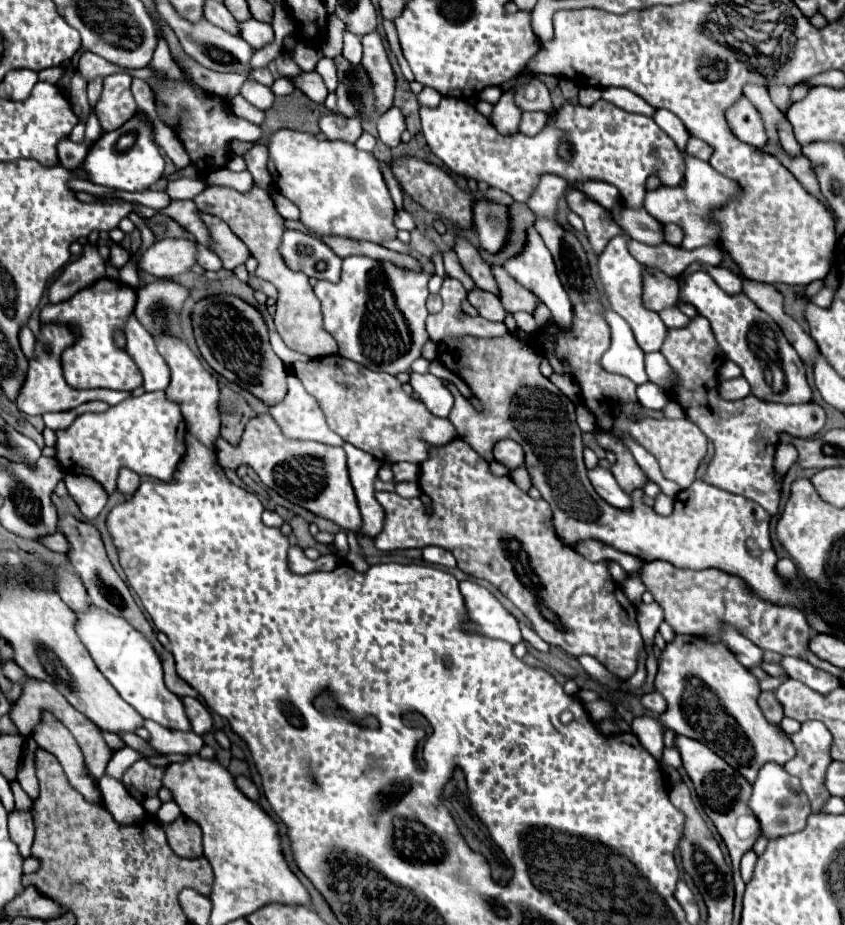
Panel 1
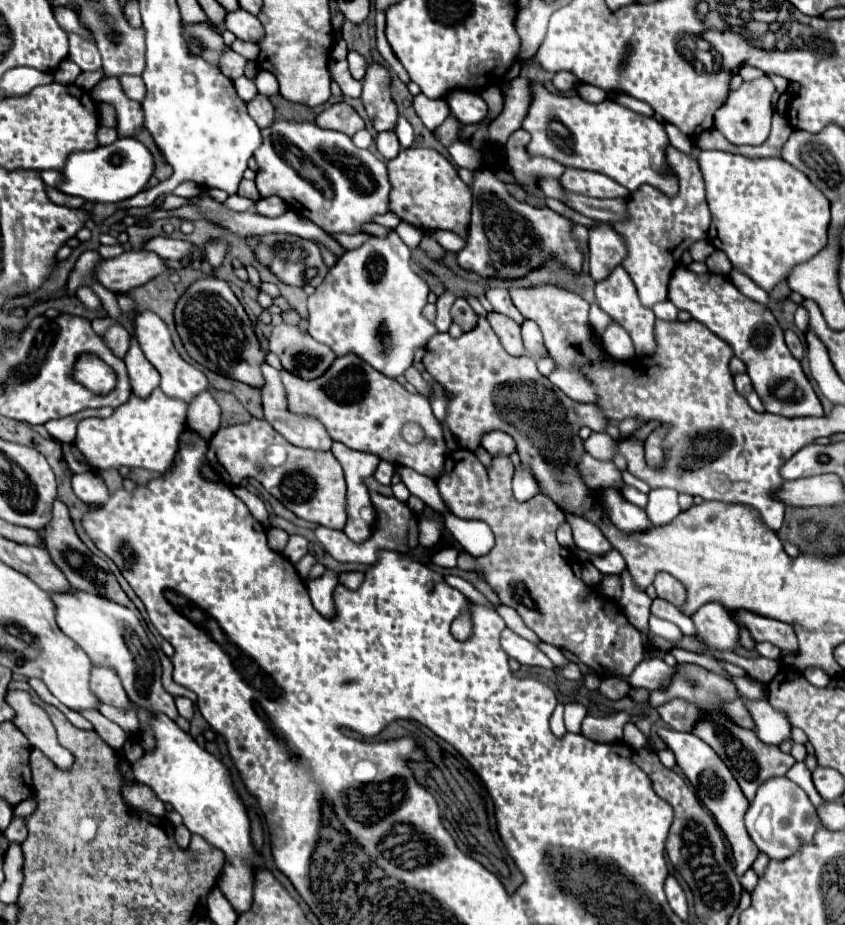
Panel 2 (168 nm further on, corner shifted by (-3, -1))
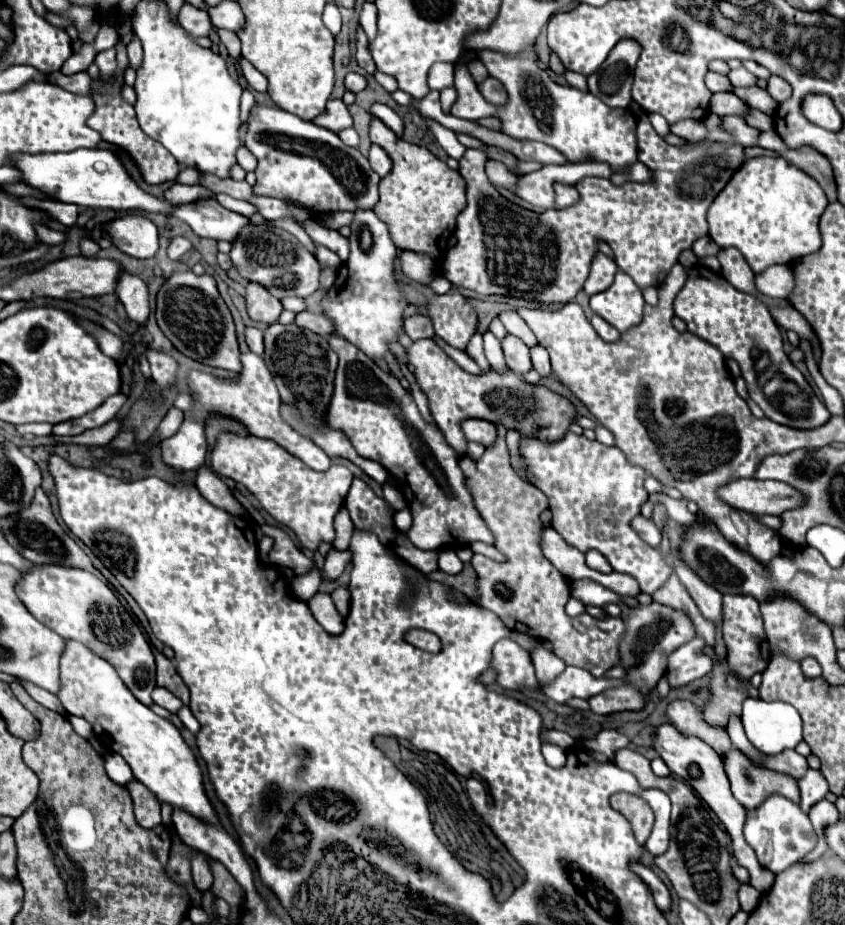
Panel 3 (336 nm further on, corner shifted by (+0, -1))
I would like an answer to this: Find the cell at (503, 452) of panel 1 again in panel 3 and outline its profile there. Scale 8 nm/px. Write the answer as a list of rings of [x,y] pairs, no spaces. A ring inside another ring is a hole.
[[[466,419],[462,421],[462,431],[468,441],[478,441],[486,447],[490,447],[496,441],[496,427],[490,421],[484,419]]]

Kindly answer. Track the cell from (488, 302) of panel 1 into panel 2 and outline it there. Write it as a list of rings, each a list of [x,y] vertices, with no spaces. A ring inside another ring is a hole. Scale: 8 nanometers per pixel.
[[[489,311],[487,321],[493,327],[493,331],[497,333],[497,337],[501,339],[503,347],[507,349],[507,353],[511,353],[511,355],[525,355],[527,353],[523,349],[521,329],[519,329],[519,325],[515,321],[511,321],[511,317],[503,317],[497,311]]]

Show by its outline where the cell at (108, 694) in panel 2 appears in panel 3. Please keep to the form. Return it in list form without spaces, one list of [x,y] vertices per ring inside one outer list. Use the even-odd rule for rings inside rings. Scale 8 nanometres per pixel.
[[[66,641],[60,659],[60,691],[56,697],[66,713],[86,719],[96,737],[100,737],[114,753],[124,757],[136,779],[144,783],[158,801],[180,807],[202,821],[218,823],[216,813],[204,795],[202,771],[180,731],[168,719],[154,715],[146,705],[142,705],[108,661],[94,655],[78,641]]]

